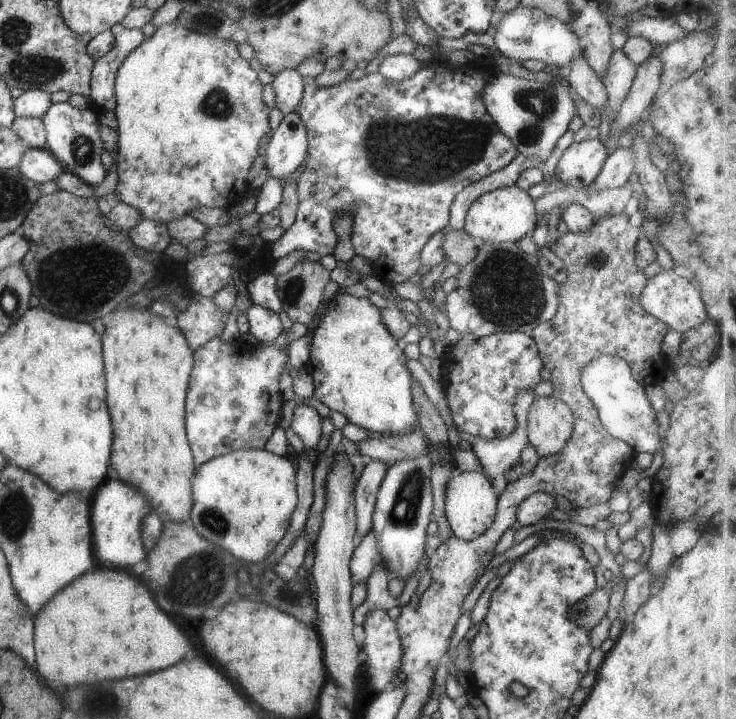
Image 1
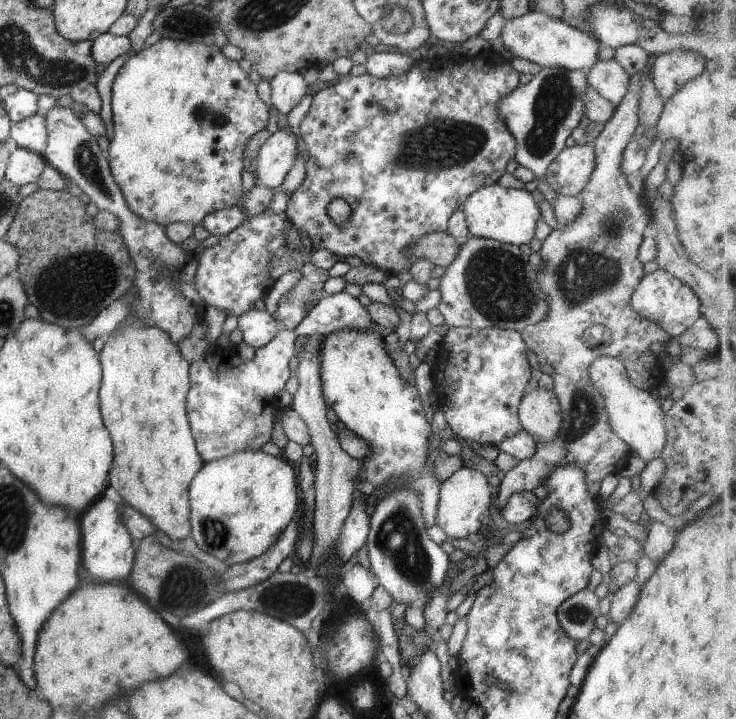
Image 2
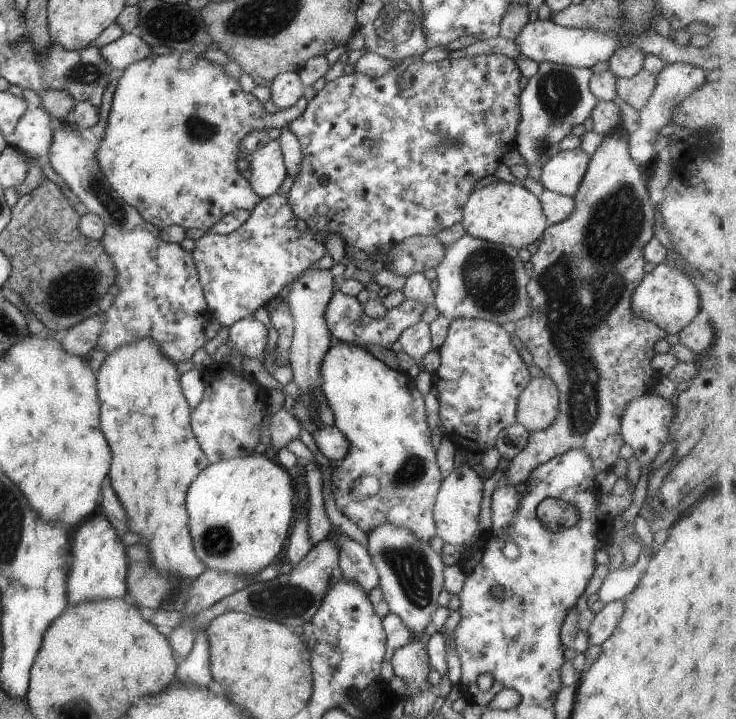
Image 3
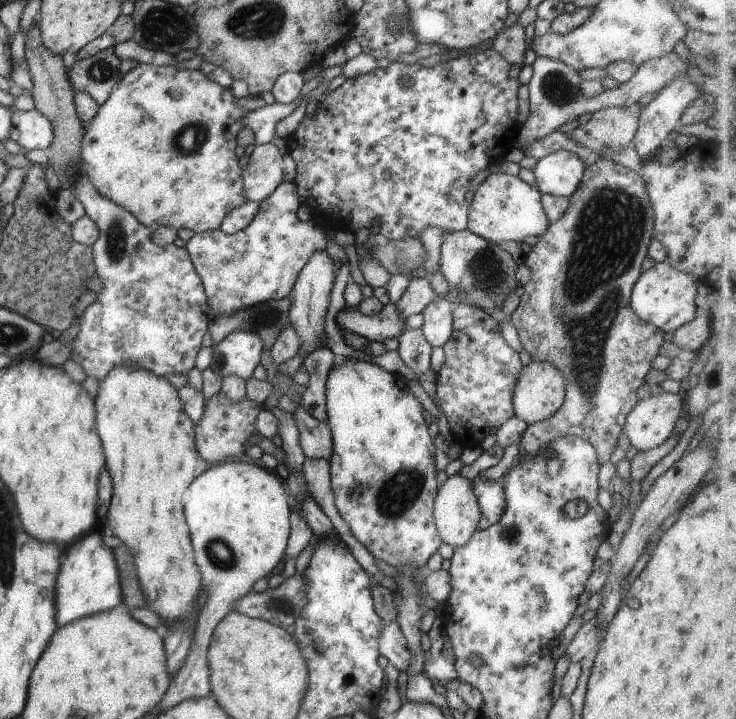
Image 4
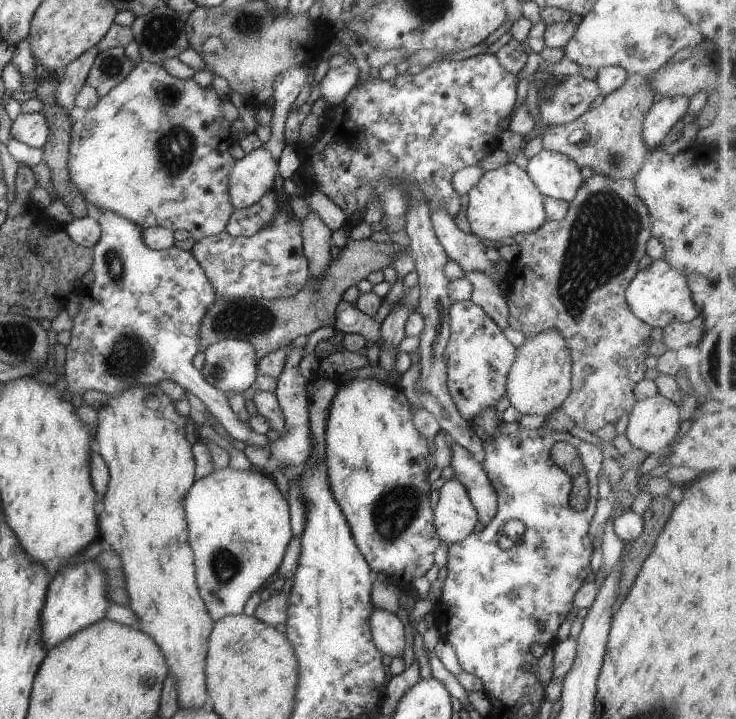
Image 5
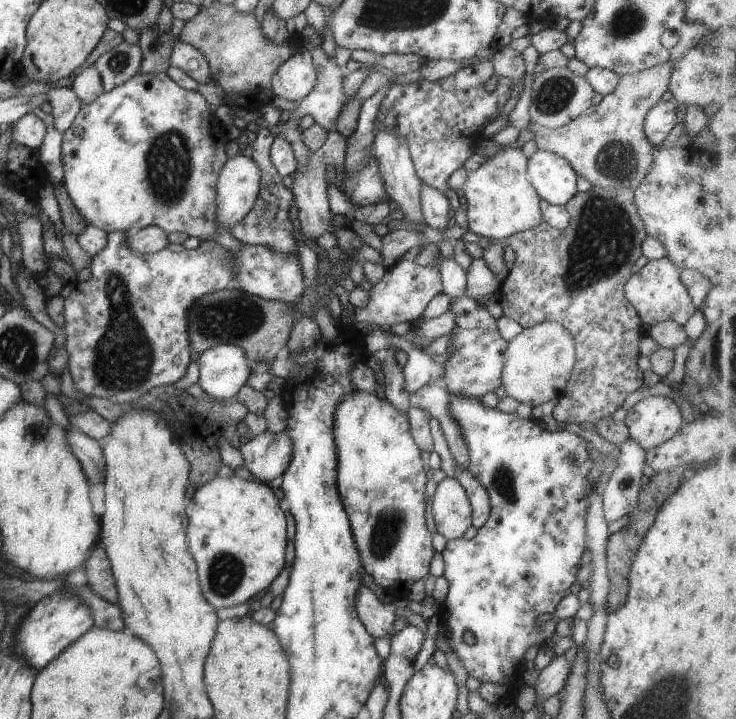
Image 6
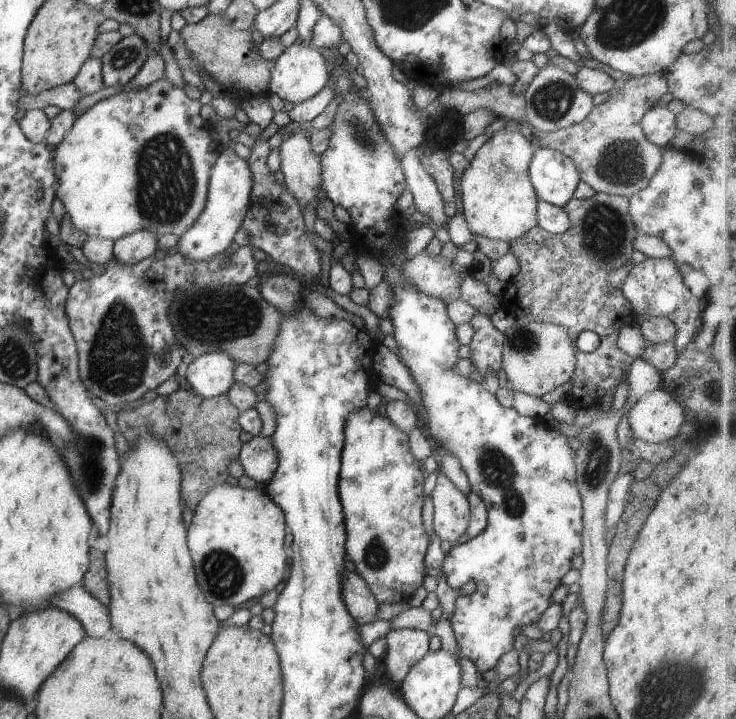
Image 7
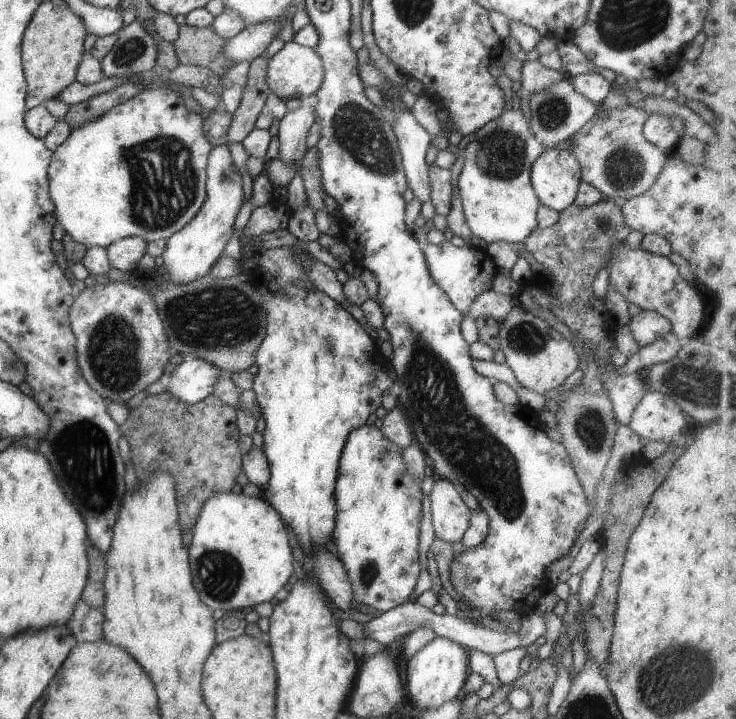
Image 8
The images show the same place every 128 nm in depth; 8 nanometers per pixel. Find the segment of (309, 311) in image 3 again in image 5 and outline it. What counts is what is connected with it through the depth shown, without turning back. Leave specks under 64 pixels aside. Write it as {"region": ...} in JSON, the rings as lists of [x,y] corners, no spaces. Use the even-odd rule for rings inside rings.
{"region":[[[309,210],[305,218],[299,220],[301,238],[303,238],[303,254],[307,259],[309,280],[323,278],[325,270],[331,262],[330,247],[332,246],[331,230],[321,222],[321,218]]]}

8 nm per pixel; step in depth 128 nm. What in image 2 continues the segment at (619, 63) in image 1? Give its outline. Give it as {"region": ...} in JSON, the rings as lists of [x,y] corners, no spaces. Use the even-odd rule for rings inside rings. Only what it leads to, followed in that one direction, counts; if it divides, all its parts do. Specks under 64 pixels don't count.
{"region":[[[615,59],[597,60],[586,70],[586,81],[599,96],[617,106],[627,92],[629,74],[615,62]]]}

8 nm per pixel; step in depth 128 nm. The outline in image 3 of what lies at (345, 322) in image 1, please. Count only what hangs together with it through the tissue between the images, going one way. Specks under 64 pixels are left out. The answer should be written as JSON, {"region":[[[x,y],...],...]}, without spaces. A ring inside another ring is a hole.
{"region":[[[339,341],[322,358],[319,389],[331,409],[333,425],[343,432],[349,444],[345,458],[333,463],[329,478],[337,510],[366,535],[379,524],[391,522],[397,528],[407,528],[419,542],[428,544],[436,535],[433,509],[443,478],[435,461],[423,398],[415,387],[414,377],[383,364],[361,345],[347,346]],[[359,474],[375,476],[379,482],[377,492],[363,500],[353,496],[353,476]]]}

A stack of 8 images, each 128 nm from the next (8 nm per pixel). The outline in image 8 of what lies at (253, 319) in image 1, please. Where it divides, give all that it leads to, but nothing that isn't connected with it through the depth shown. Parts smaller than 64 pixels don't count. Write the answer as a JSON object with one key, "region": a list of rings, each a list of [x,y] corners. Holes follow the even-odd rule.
{"region":[[[184,358],[178,366],[173,366],[170,376],[164,376],[162,379],[167,386],[166,392],[169,396],[173,396],[175,400],[183,402],[183,404],[195,404],[203,400],[205,396],[211,395],[213,392],[213,384],[223,375],[219,368],[215,368],[213,364],[205,362],[199,358]]]}

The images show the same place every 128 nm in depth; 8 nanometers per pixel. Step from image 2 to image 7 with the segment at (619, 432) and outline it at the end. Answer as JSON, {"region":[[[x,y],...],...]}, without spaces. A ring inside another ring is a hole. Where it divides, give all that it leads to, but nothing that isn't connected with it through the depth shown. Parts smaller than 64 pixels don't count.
{"region":[[[658,388],[641,393],[627,413],[627,424],[633,438],[660,444],[678,434],[686,416],[682,406],[668,392]]]}

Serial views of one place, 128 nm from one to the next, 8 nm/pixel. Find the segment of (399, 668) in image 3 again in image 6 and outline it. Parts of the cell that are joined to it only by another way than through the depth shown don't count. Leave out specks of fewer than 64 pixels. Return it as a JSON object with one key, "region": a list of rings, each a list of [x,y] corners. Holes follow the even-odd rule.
{"region":[[[362,584],[355,592],[355,612],[374,639],[386,637],[391,640],[395,636],[393,622],[396,616],[393,609],[382,603],[371,588]]]}

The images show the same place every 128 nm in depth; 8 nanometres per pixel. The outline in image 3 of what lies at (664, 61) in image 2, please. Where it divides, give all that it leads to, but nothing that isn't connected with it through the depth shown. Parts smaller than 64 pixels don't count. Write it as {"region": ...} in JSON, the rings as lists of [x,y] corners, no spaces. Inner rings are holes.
{"region":[[[671,62],[665,68],[661,68],[661,72],[657,74],[651,98],[647,100],[647,104],[638,112],[639,122],[637,122],[637,128],[633,132],[628,133],[628,153],[638,167],[645,169],[647,163],[651,160],[653,144],[658,140],[659,132],[662,128],[671,121],[671,114],[679,106],[679,102],[689,92],[699,88],[708,76],[699,66],[695,67],[693,64],[685,62]]]}

